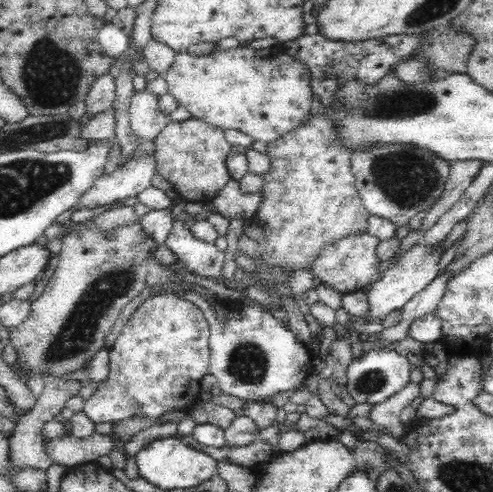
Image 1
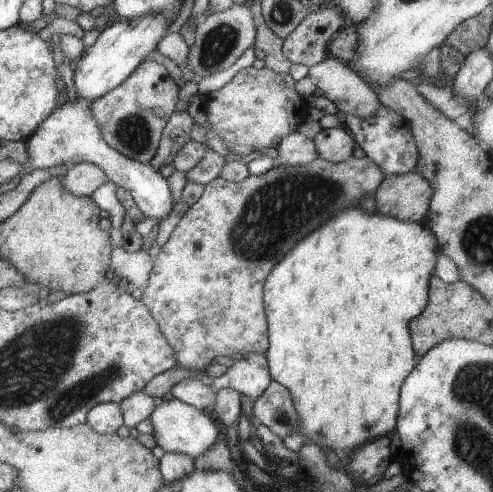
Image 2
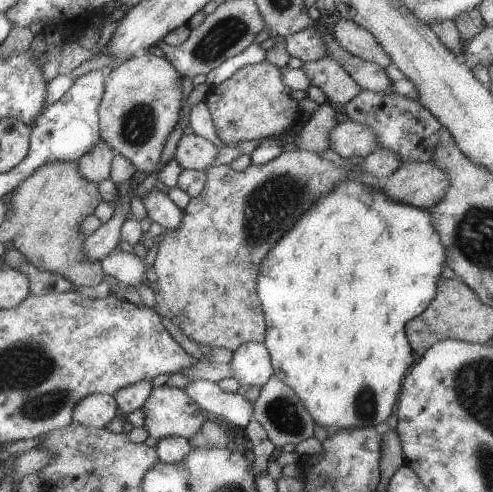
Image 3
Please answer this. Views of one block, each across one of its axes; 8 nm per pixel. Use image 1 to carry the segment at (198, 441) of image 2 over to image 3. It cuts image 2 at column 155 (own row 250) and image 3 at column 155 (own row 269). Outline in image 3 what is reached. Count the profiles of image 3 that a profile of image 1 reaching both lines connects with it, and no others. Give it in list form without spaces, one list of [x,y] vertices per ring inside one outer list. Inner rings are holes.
[[[171,386],[155,388],[143,410],[147,414],[145,428],[159,442],[173,436],[191,440],[207,422],[205,410],[185,390]]]

